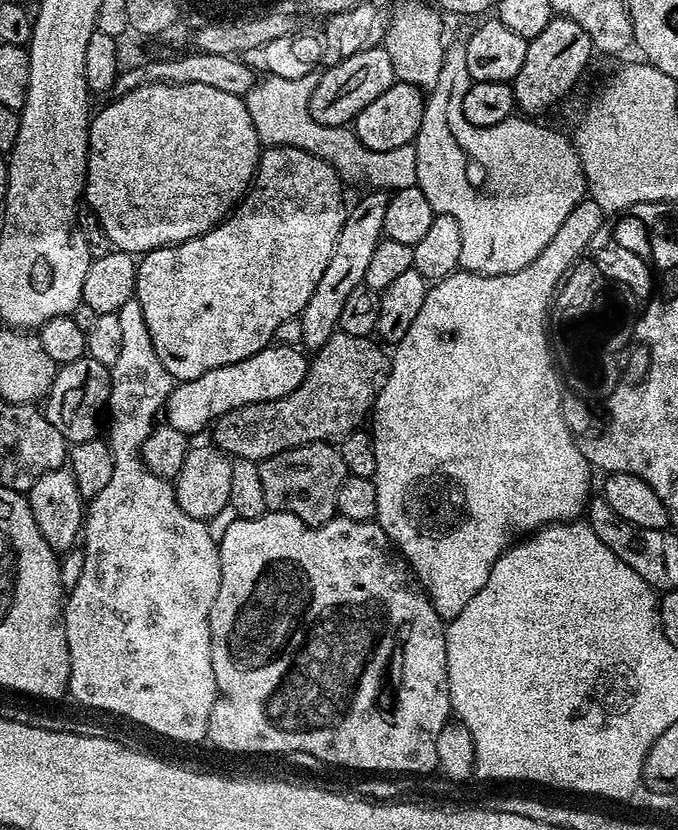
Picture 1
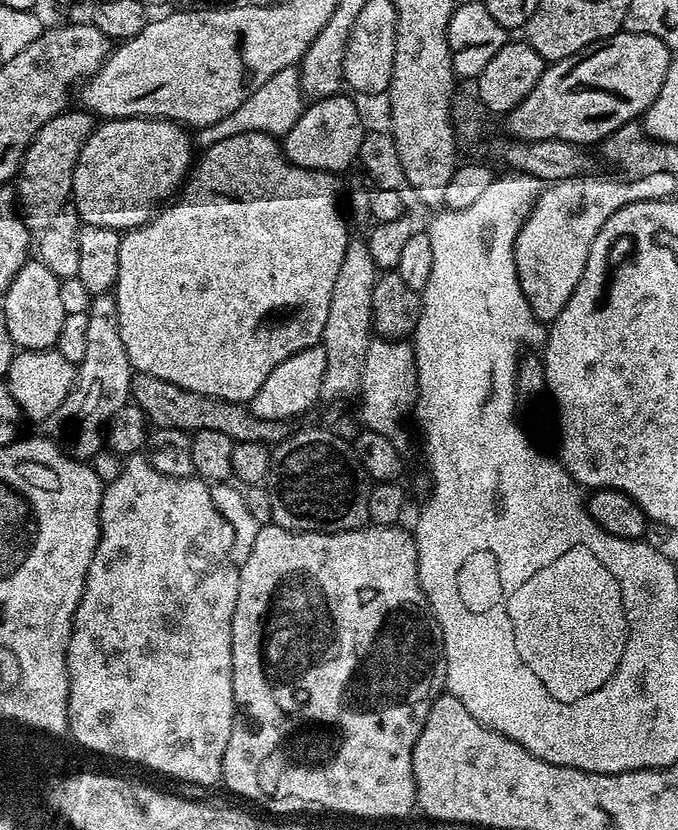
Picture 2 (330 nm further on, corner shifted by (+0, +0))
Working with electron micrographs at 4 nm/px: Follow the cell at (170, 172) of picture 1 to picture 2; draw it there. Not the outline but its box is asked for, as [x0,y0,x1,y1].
[70,116,194,234]

